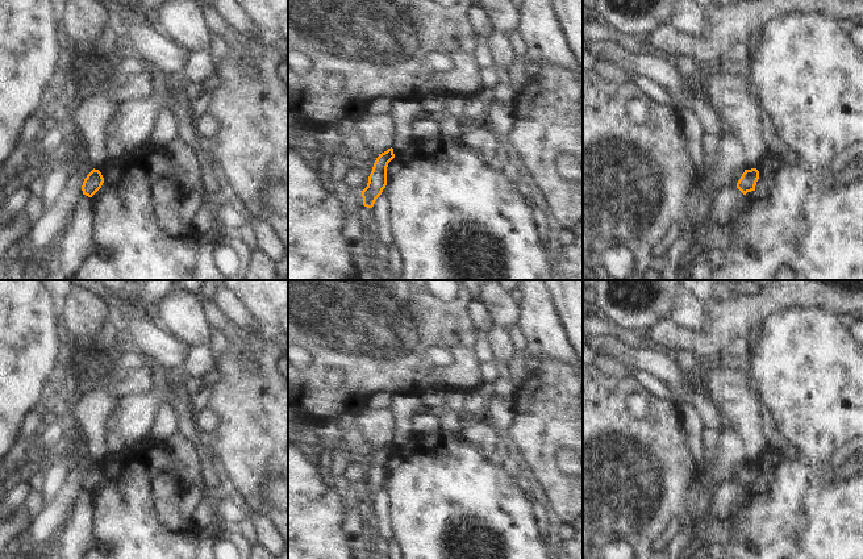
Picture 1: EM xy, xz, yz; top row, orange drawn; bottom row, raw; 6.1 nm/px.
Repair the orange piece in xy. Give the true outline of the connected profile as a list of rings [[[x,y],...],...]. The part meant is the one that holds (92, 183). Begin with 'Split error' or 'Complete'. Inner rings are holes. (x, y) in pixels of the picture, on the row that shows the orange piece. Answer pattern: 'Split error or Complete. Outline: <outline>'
Complete. Outline: [[[92,170],[83,182],[83,195],[92,197],[103,185],[104,178],[99,170]]]

